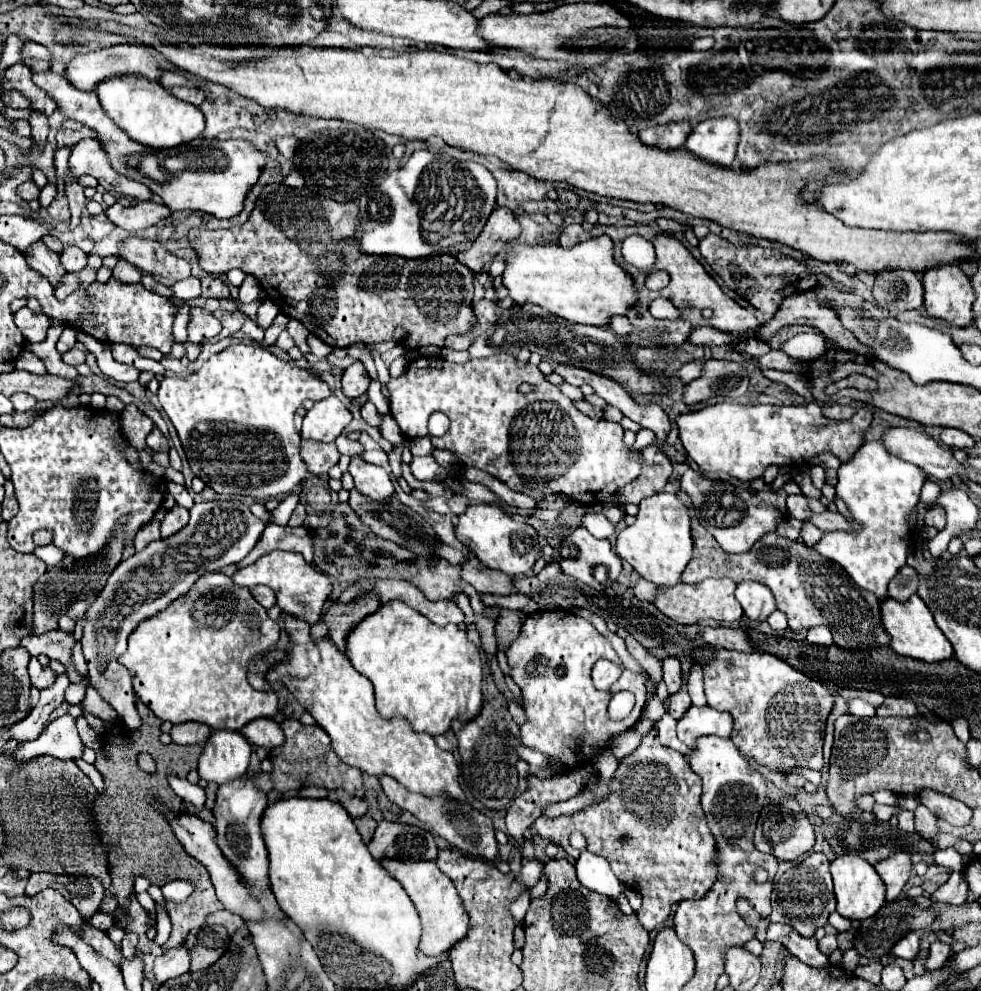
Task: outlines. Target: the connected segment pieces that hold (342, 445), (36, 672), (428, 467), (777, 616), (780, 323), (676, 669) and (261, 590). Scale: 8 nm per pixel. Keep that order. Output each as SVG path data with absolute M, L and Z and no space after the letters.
M340 435L335 440L335 444L342 455L352 457L364 452L363 446L359 441L351 441L344 435Z
M37 658L31 660L31 682L37 686L37 688L47 688L49 684L53 684L55 680L55 674L51 670L43 670L37 662Z
M413 456L409 466L411 466L411 472L417 480L429 480L429 482L433 482L433 478L439 470L439 464L433 460L433 456L423 456L423 458Z
M775 610L775 612L767 618L767 622L769 622L769 626L771 626L773 630L779 630L779 632L787 628L787 618L785 618L785 614L779 612L779 610Z
M801 292L787 296L768 324L762 326L759 330L759 338L765 342L777 332L777 328L783 328L787 324L809 324L821 330L821 334L839 348L855 352L855 354L873 354L869 348L861 346L861 342L853 336L853 332L845 330L841 324L837 312L833 312L827 304L817 302L815 292Z
M669 656L663 660L663 680L667 684L669 694L675 694L681 688L681 664L677 658Z
M257 586L257 588L251 588L251 594L253 594L253 598L255 598L263 608L275 606L275 592L273 592L269 586Z

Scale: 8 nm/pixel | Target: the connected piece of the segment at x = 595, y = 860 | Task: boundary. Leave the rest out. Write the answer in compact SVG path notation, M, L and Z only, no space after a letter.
M581 852L581 856L575 862L577 868L577 878L579 882L593 890L599 892L611 900L617 900L619 894L623 892L623 884L617 880L617 876L613 874L609 862L597 854L591 852Z

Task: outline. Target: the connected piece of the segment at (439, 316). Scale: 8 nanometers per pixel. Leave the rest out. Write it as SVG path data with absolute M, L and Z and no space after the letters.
M269 184L263 188L263 194L251 214L251 218L243 224L243 226L235 226L229 230L201 230L195 228L189 232L189 242L191 246L197 250L199 254L199 264L203 270L207 270L209 274L225 274L231 268L239 268L245 274L251 274L259 280L261 288L267 292L269 300L273 300L279 310L283 314L287 314L289 318L299 320L311 334L315 334L317 338L321 338L325 344L333 346L333 348L347 348L351 344L379 344L379 342L391 342L395 338L395 328L403 326L405 328L405 336L401 340L401 344L405 344L407 348L421 348L421 346L443 346L445 338L449 334L465 334L473 328L473 324L477 322L473 310L471 310L471 298L473 298L473 272L463 266L455 256L427 256L427 258L417 258L417 260L405 260L401 256L373 256L373 254L365 254L357 248L357 238L355 238L355 230L357 230L357 212L359 206L353 202L335 202L329 198L317 198L317 196L307 196L307 192L303 192L301 188L291 188L285 184Z

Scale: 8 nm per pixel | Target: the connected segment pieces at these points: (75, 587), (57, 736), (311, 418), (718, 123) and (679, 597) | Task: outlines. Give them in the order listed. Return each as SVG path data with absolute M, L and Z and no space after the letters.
M119 520L117 532L113 532L113 540L109 540L105 550L97 552L97 556L89 556L89 560L75 560L67 568L63 568L63 566L47 568L47 572L37 578L37 582L33 584L33 622L35 622L33 632L35 634L57 630L59 628L59 624L57 624L59 618L69 610L69 606L81 594L89 594L89 596L99 594L99 590L105 586L105 580L109 578L109 572L113 572L113 568L123 558L123 550L125 550L125 546L123 546L125 528L123 526L125 526L125 520Z
M69 714L65 716L59 716L57 720L53 720L37 740L25 744L19 752L17 752L17 758L19 760L31 760L35 756L41 756L41 754L49 754L53 758L81 758L83 754L83 740L79 738L77 734L77 728L75 728L75 722Z
M329 396L305 414L301 436L305 440L319 440L319 442L333 442L343 428L351 422L351 412L343 406L337 396Z
M725 116L697 124L687 136L685 148L707 162L729 166L735 160L737 140L739 124L733 122L731 116Z
M707 578L699 584L675 584L671 588L665 588L665 586L655 586L647 580L639 580L633 588L635 596L639 600L647 600L651 604L655 604L667 618L671 618L673 622L677 624L697 624L701 620L739 620L743 616L743 608L741 604L735 600L733 592L735 592L735 582L731 578L719 578L719 580L713 580L713 578Z

